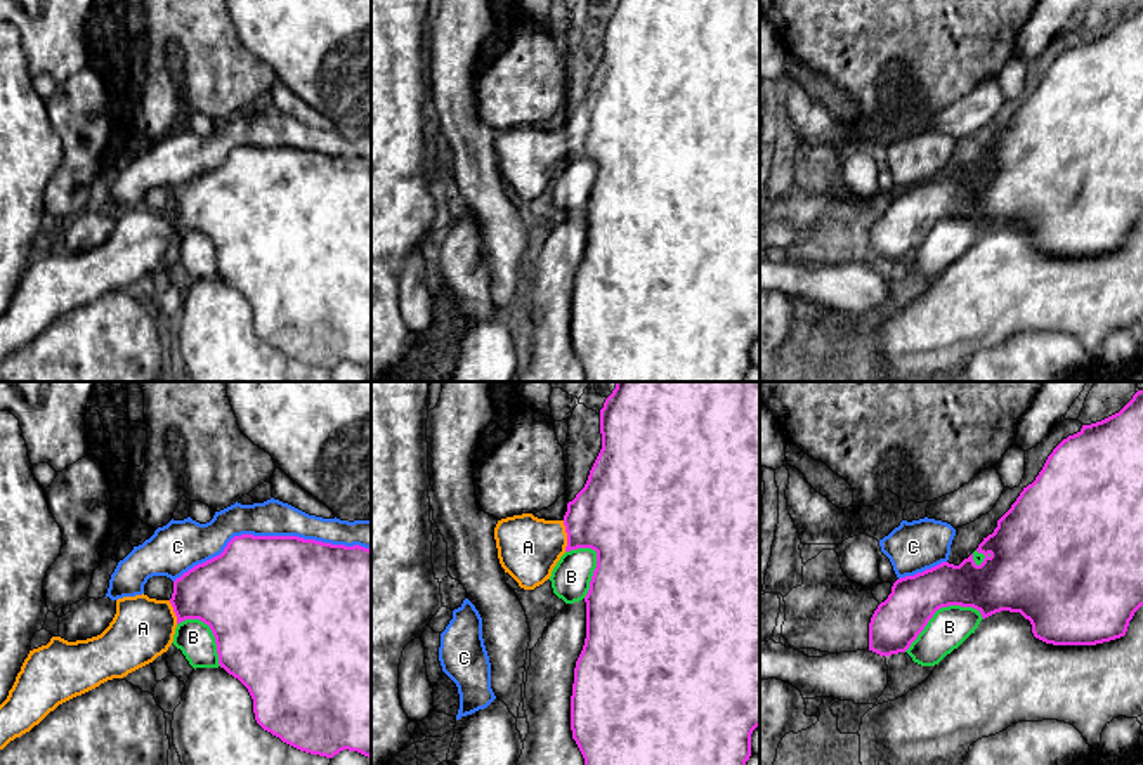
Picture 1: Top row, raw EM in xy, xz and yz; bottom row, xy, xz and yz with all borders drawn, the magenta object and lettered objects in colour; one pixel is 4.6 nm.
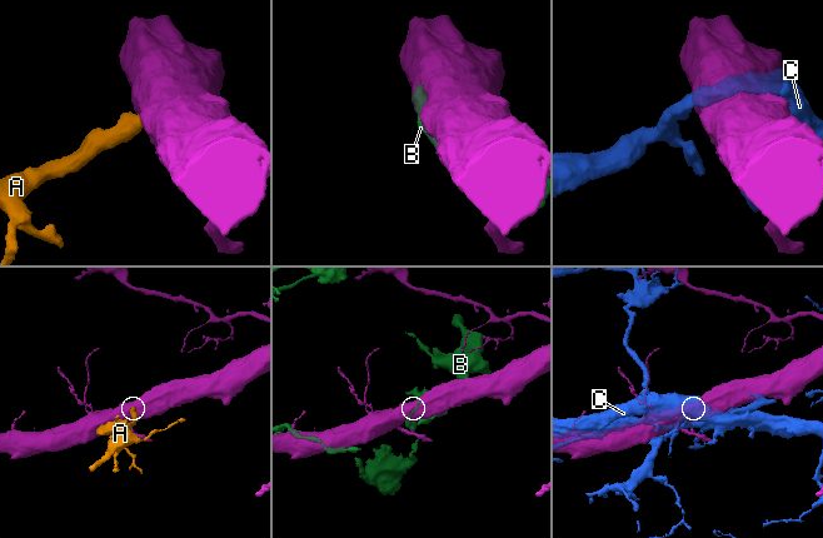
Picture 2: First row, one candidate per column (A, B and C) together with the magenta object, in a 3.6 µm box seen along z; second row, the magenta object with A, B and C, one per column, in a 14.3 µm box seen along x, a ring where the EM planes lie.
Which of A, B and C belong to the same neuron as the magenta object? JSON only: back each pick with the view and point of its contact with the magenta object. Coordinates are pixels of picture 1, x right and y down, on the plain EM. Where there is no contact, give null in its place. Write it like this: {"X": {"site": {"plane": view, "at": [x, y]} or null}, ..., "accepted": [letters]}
{"A": {"site": {"plane": "xz", "at": [568, 148]}}, "accepted": ["A"]}

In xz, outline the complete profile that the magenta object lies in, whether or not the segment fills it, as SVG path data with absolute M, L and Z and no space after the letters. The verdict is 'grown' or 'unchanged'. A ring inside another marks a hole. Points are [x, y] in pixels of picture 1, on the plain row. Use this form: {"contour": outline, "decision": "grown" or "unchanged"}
{"contour": "M614 0L600 21L600 45L602 61L562 132L522 125L501 130L494 139L500 175L524 201L550 191L565 163L597 163L585 208L586 250L571 307L571 342L585 382L746 382L751 345L760 338L760 0Z", "decision": "grown"}

